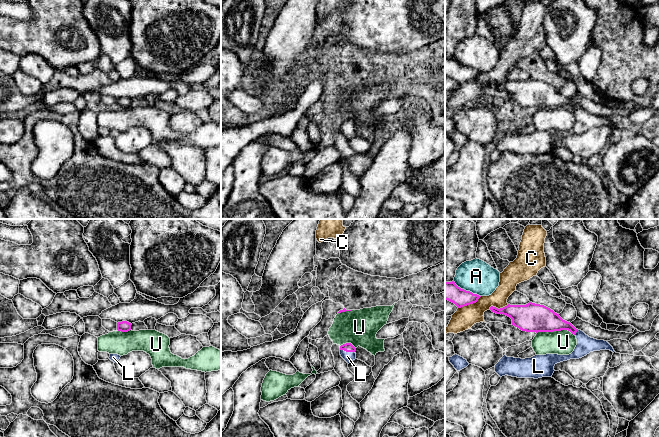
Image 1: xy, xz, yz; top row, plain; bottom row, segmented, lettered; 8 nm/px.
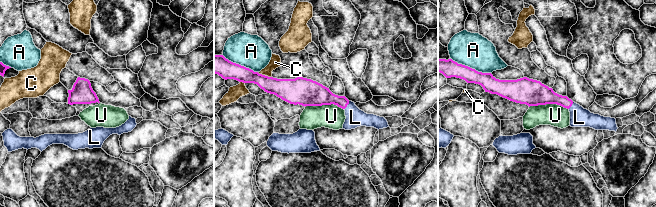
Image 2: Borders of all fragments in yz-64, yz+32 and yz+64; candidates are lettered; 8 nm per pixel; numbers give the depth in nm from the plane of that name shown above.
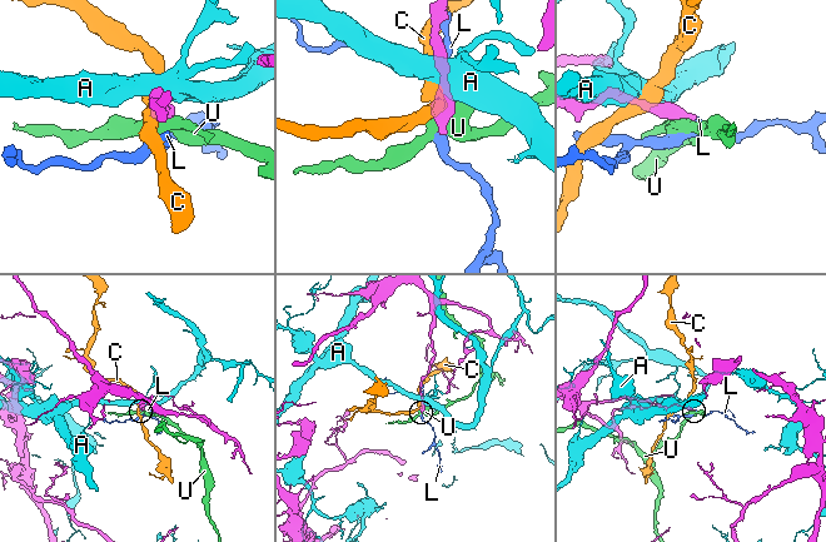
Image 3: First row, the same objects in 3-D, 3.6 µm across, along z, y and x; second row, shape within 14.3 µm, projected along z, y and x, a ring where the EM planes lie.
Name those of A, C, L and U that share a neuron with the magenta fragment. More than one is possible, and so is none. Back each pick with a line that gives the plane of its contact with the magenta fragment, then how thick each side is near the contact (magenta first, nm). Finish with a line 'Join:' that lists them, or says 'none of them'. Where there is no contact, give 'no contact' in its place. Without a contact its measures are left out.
L: xz | 80/80 nm
Join: L

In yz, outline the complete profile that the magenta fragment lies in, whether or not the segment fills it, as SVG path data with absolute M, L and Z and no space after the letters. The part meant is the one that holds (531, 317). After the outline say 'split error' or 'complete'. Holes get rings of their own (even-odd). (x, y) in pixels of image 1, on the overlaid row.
M529 302L526 305L508 304L507 306L500 309L491 306L490 310L496 314L503 314L510 317L512 319L512 325L514 325L515 327L519 328L522 331L538 333L538 332L554 332L554 331L568 330L572 334L574 334L577 339L577 345L574 351L569 355L546 354L546 355L535 355L531 358L525 358L525 359L507 357L506 355L504 355L499 360L499 362L494 366L495 372L500 377L505 375L517 378L534 378L534 379L542 377L552 377L555 371L554 366L557 363L567 361L570 359L579 359L593 351L600 351L606 349L612 351L613 353L615 352L613 347L607 341L597 340L589 337L583 331L576 329L570 322L563 320L559 316L559 314L555 313L553 310L544 305Z | split error

